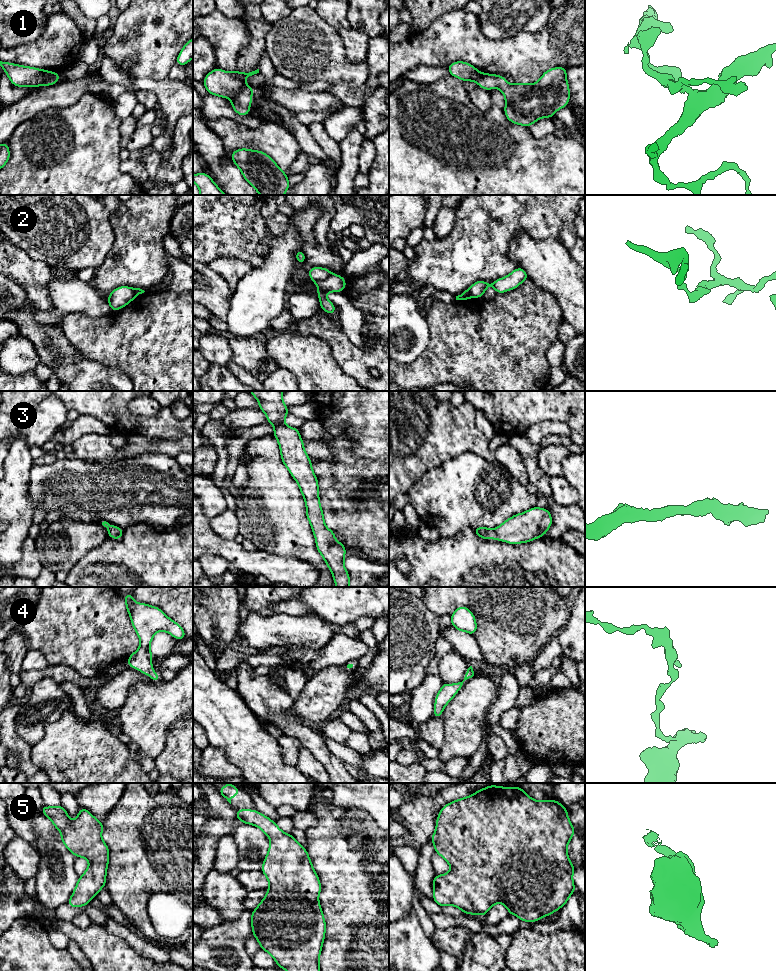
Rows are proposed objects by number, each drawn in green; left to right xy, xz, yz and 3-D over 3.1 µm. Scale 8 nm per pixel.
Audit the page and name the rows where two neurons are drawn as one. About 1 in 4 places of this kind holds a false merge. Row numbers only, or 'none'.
1, 2

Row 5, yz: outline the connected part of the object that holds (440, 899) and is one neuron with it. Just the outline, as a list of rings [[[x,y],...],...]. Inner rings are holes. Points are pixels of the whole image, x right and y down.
[[[496,785],[487,786],[470,796],[446,804],[437,816],[436,831],[430,837],[430,840],[434,844],[435,853],[443,857],[452,869],[443,875],[434,876],[433,901],[440,907],[453,905],[465,914],[479,914],[480,916],[485,916],[494,904],[502,903],[508,909],[509,915],[516,915],[524,922],[536,922],[542,917],[552,915],[555,911],[561,909],[576,890],[572,878],[576,868],[571,863],[567,853],[567,846],[575,833],[575,829],[569,820],[566,808],[555,800],[536,801],[520,787],[499,787]]]

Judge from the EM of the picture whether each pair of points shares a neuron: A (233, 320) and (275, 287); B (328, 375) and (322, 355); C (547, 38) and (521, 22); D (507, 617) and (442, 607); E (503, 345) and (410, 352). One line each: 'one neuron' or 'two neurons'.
A: one neuron
B: one neuron
C: two neurons
D: one neuron
E: two neurons

